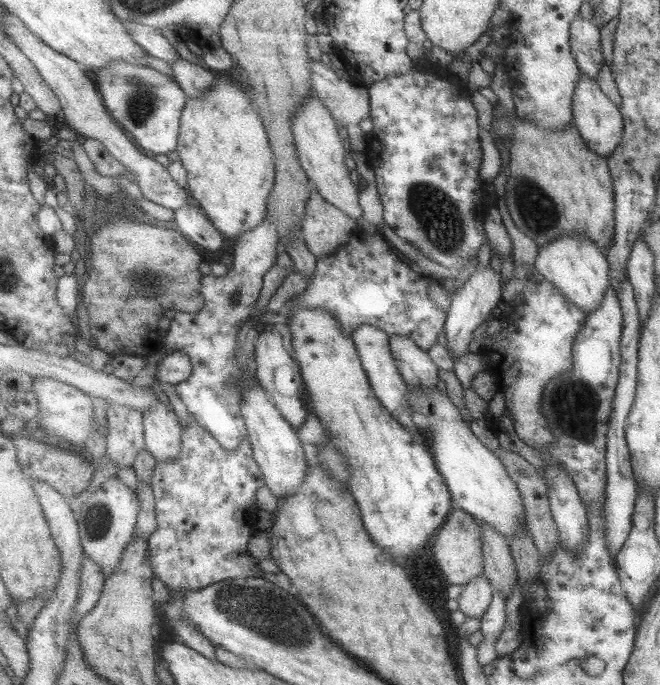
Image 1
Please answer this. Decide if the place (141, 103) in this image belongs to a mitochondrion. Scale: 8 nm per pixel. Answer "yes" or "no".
yes

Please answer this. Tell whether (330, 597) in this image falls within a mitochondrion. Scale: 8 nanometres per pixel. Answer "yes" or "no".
yes

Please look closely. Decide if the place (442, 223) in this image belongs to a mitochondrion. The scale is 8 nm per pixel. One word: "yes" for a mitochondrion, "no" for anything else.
yes

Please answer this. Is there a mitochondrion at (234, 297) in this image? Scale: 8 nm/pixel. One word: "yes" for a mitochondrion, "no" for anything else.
yes

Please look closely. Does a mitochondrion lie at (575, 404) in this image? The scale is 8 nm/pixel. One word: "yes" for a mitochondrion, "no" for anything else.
yes

